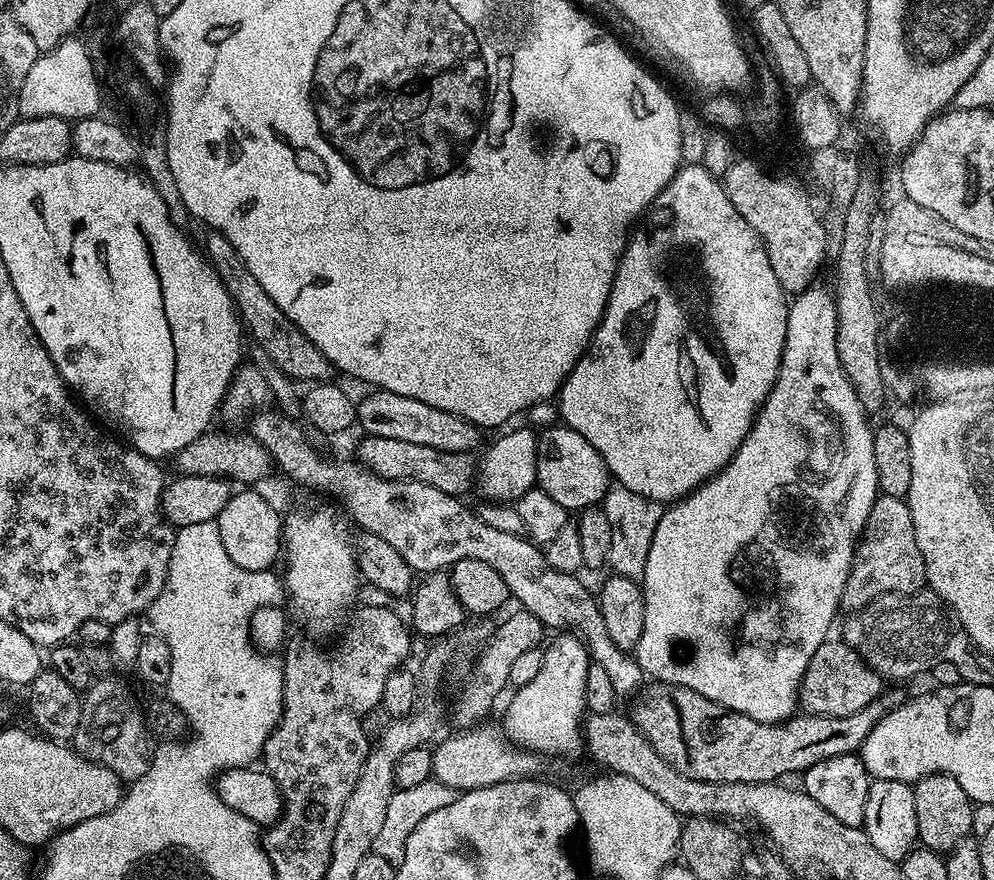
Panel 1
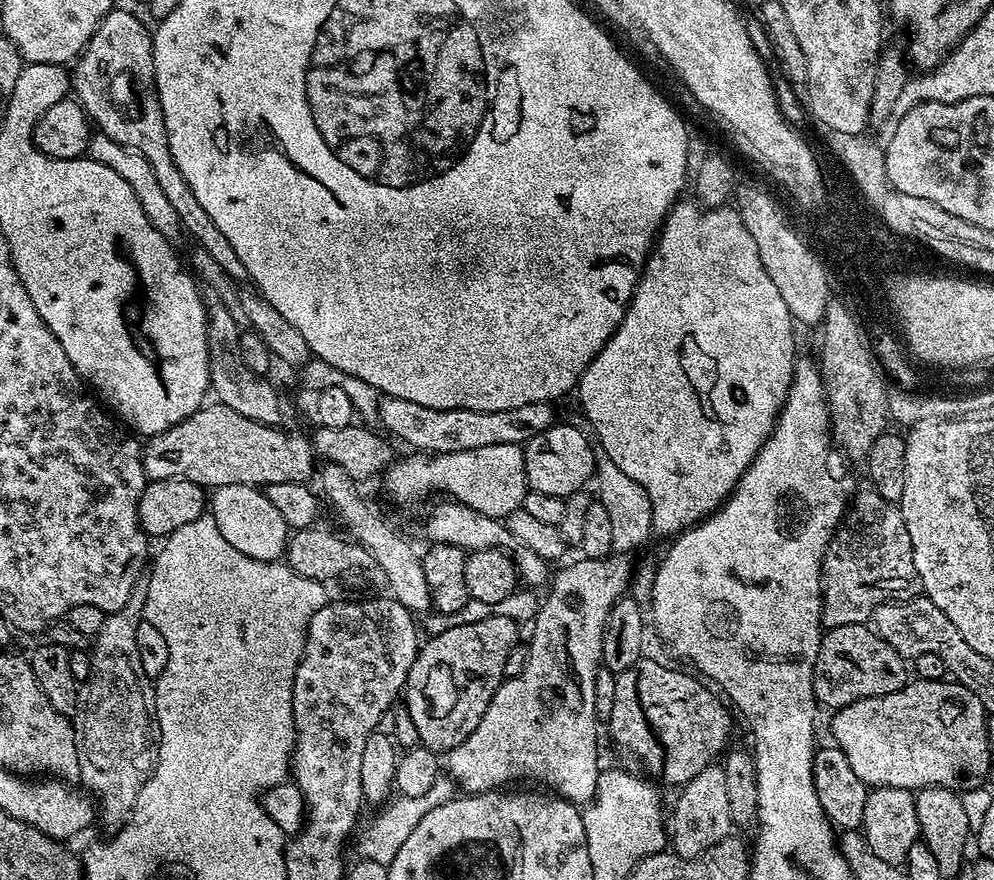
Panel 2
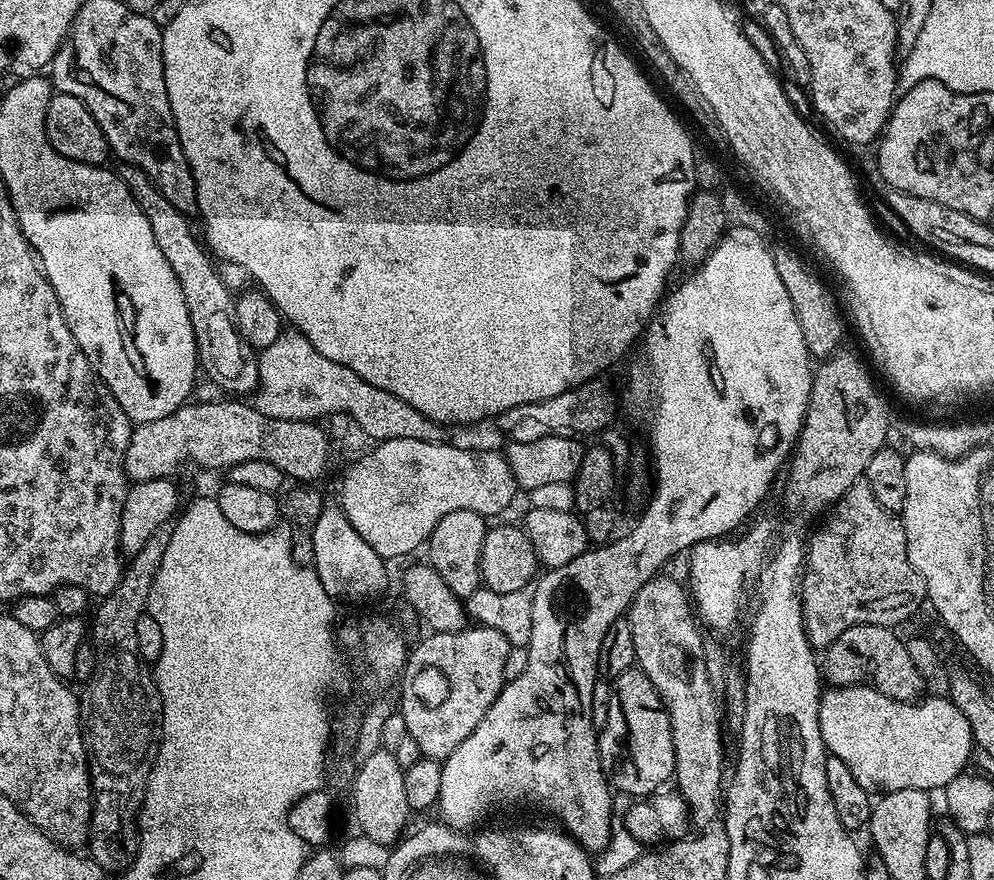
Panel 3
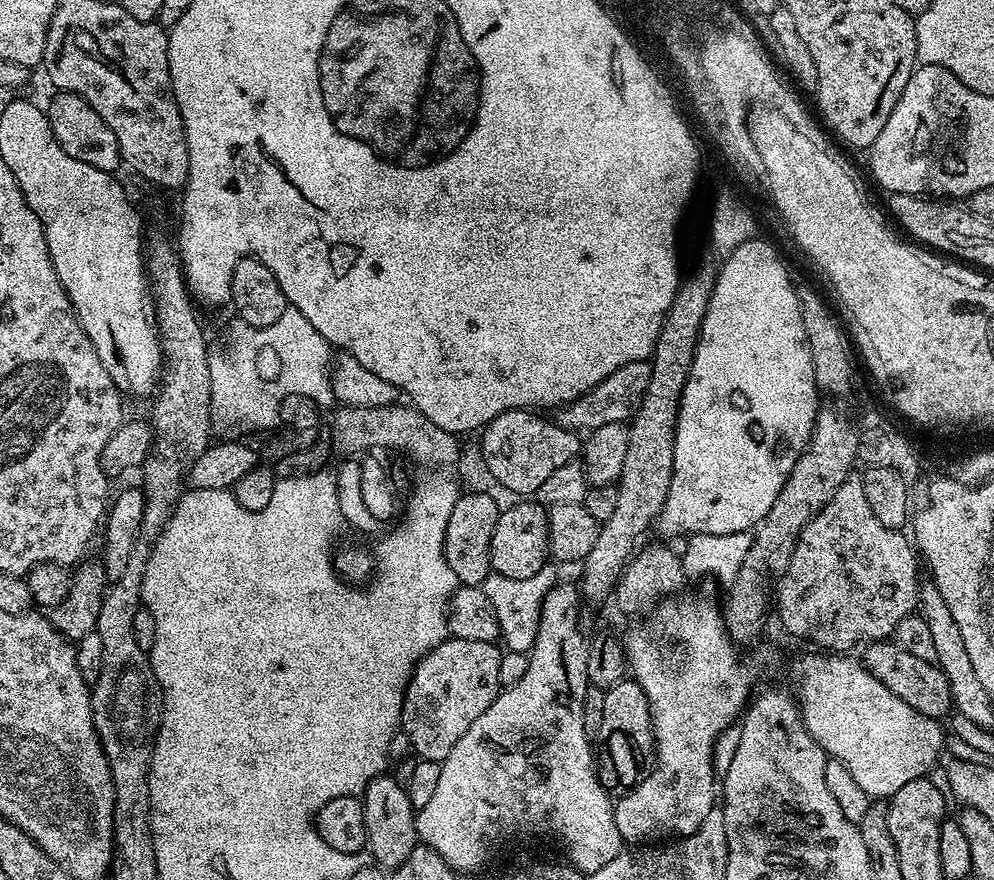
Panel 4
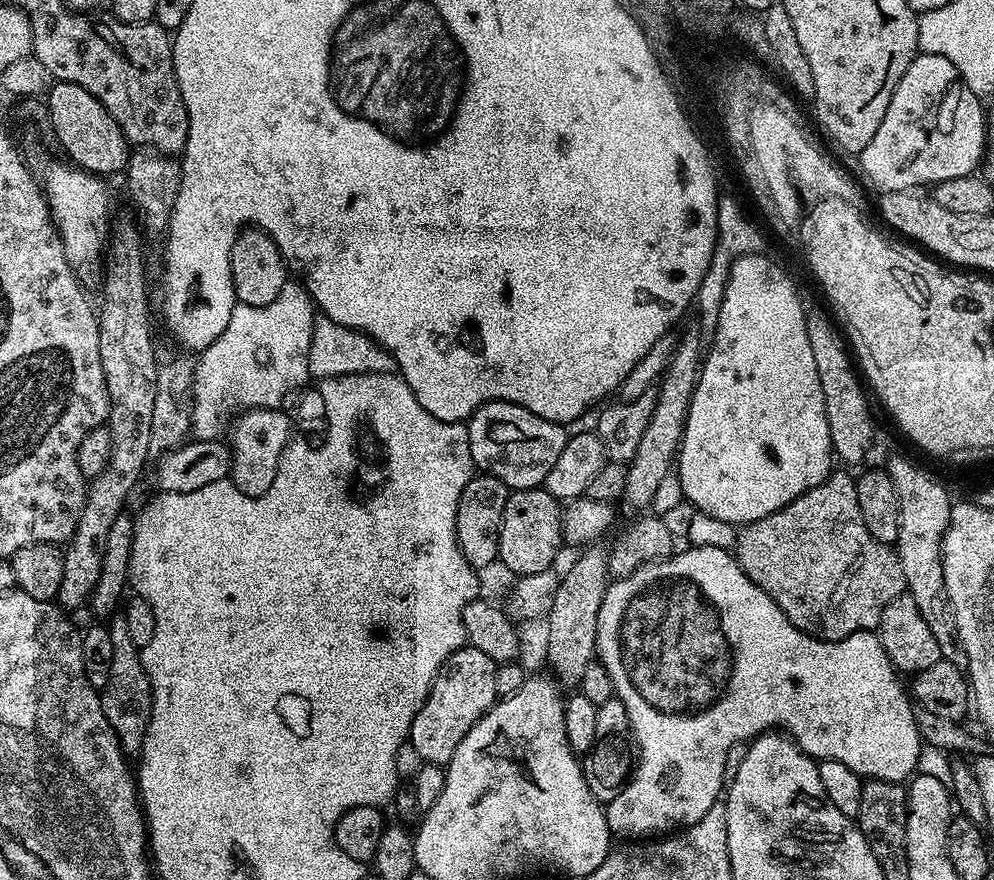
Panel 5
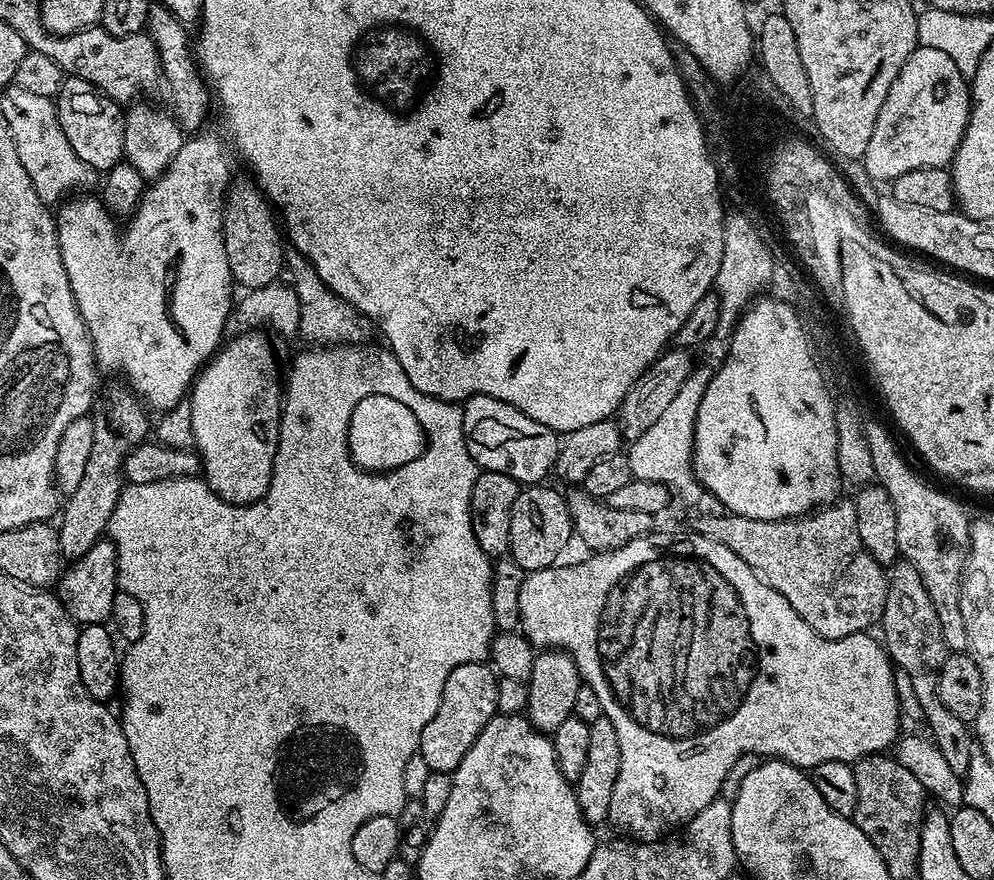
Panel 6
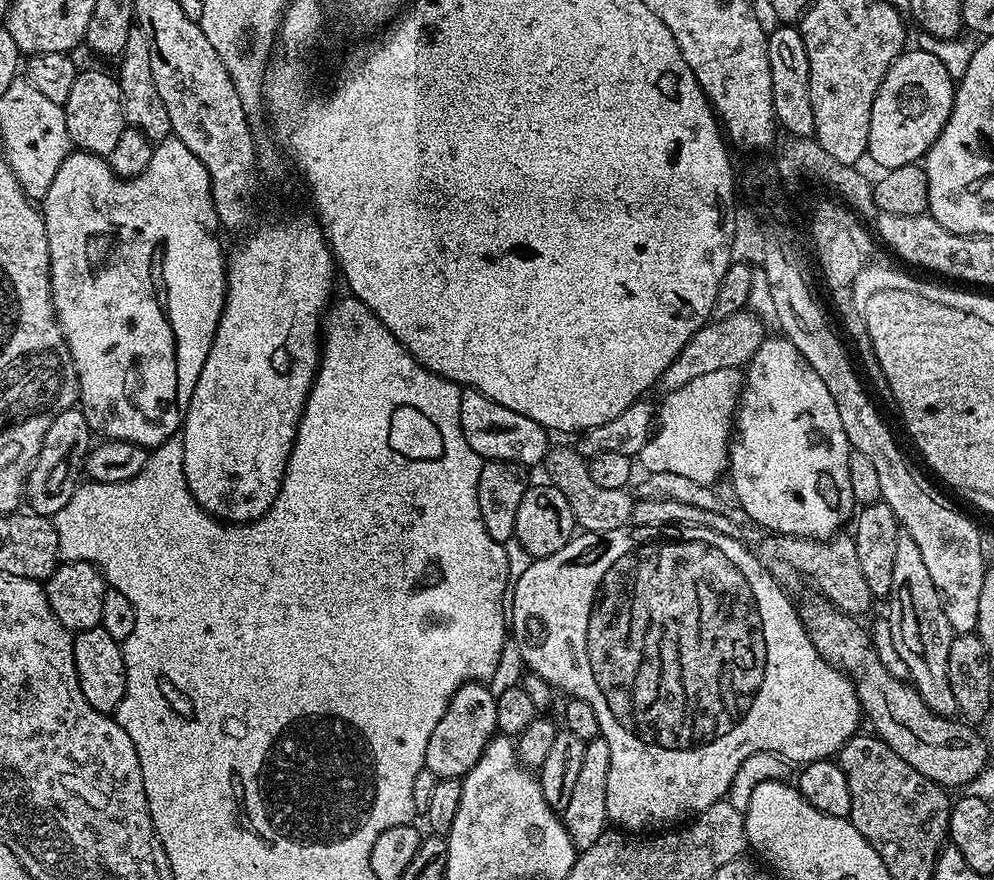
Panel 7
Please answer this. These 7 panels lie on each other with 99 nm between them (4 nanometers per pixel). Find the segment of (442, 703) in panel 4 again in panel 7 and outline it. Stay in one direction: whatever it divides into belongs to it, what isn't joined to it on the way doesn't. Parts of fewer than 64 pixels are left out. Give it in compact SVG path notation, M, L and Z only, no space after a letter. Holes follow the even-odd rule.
M484 682L462 685L452 695L452 699L448 701L446 714L442 714L438 726L434 726L434 734L430 734L430 742L426 742L424 767L432 771L439 779L460 780L463 778L475 766L478 758L482 758L486 746L497 735L496 719L498 718L498 710L496 709L496 692L493 689L488 689L488 687L489 685Z

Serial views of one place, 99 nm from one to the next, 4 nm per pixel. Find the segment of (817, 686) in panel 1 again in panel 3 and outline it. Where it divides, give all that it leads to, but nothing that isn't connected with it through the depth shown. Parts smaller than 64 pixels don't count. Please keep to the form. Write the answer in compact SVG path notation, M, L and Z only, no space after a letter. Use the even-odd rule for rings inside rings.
M859 624L842 630L830 647L822 652L822 676L829 685L865 684L867 688L877 688L895 700L912 702L924 688L926 677L914 666L913 659L907 653L903 639L895 636L892 628L883 628L877 624Z

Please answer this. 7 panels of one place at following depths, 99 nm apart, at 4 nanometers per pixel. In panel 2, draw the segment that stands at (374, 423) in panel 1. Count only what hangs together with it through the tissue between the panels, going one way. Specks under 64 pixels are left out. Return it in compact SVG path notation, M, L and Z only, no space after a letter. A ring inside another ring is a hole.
M384 396L378 420L384 423L383 431L389 437L397 436L417 453L450 454L458 450L478 450L478 446L523 446L530 438L552 427L552 408L551 403L530 402L526 406L514 406L514 410L430 410L430 406L418 406L418 402L406 402L406 398Z

